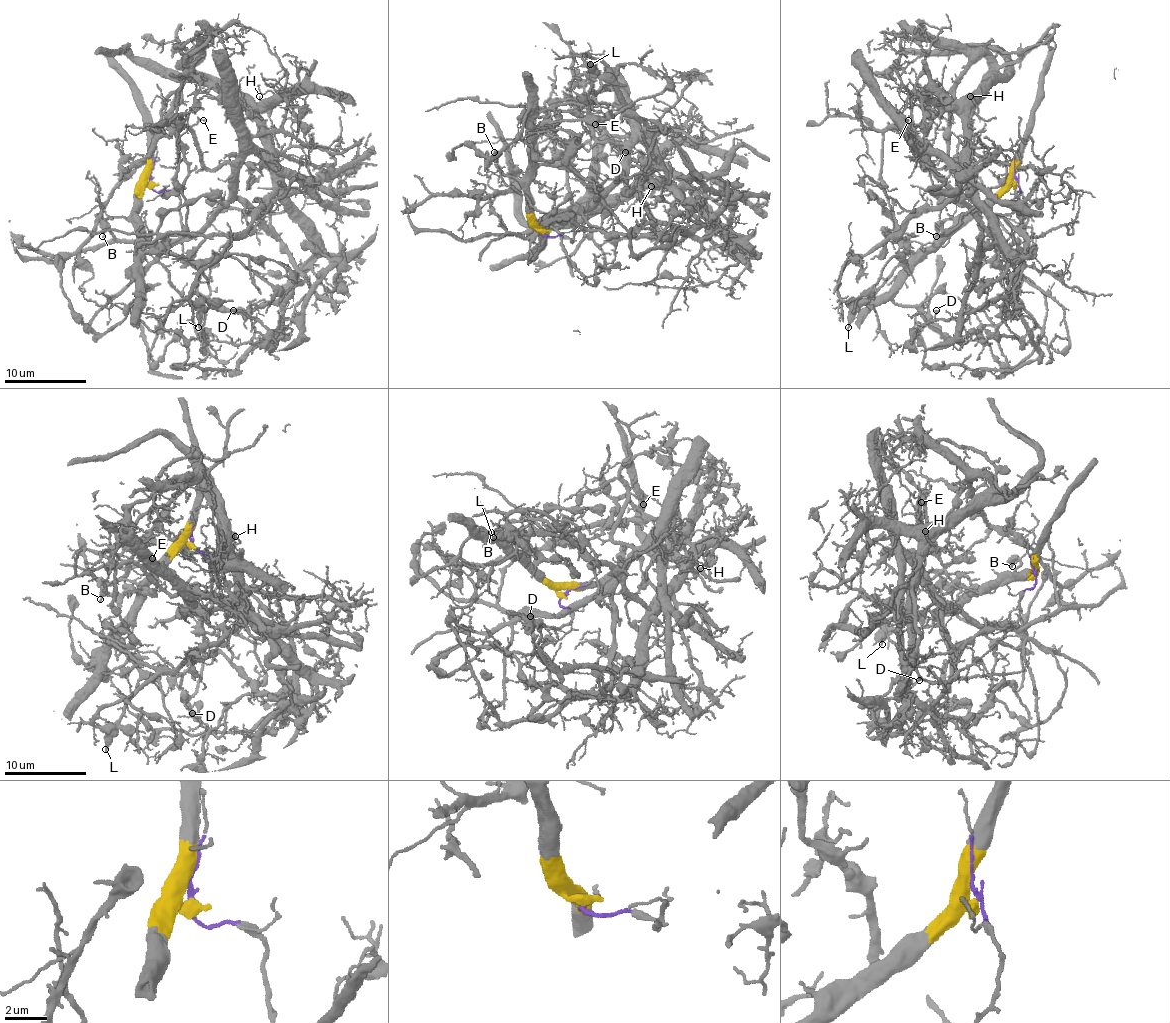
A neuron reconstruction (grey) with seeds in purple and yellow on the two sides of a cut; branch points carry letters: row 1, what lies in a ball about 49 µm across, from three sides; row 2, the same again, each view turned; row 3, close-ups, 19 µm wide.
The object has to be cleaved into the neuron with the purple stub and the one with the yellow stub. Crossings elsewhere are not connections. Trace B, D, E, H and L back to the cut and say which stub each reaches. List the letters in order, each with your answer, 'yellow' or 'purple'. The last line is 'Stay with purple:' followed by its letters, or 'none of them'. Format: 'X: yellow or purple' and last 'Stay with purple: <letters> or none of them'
B: yellow
D: purple
E: yellow
H: purple
L: yellow
Stay with purple: D, H

